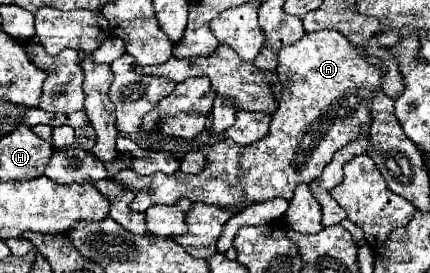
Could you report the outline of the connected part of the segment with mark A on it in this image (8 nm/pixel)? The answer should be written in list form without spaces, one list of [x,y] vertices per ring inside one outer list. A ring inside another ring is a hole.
[[[336,30],[306,32],[298,42],[284,46],[278,54],[276,74],[282,80],[284,92],[278,110],[272,114],[268,136],[248,146],[238,146],[236,142],[230,142],[230,138],[214,142],[208,148],[206,168],[196,176],[184,172],[176,172],[172,176],[138,176],[132,170],[122,170],[122,174],[112,180],[122,182],[126,188],[136,192],[136,198],[130,204],[136,212],[144,212],[154,204],[172,206],[182,198],[220,208],[266,202],[276,196],[290,200],[294,196],[294,186],[316,180],[324,166],[332,160],[334,152],[358,138],[362,126],[372,124],[370,106],[374,92],[380,90],[380,86],[384,86],[382,90],[392,98],[402,94],[402,74],[394,58],[390,58],[390,48],[396,42],[400,42],[398,32],[390,32],[382,34],[382,38],[374,36],[366,48],[356,48]],[[362,50],[382,58],[388,66],[386,76],[366,62]]]

